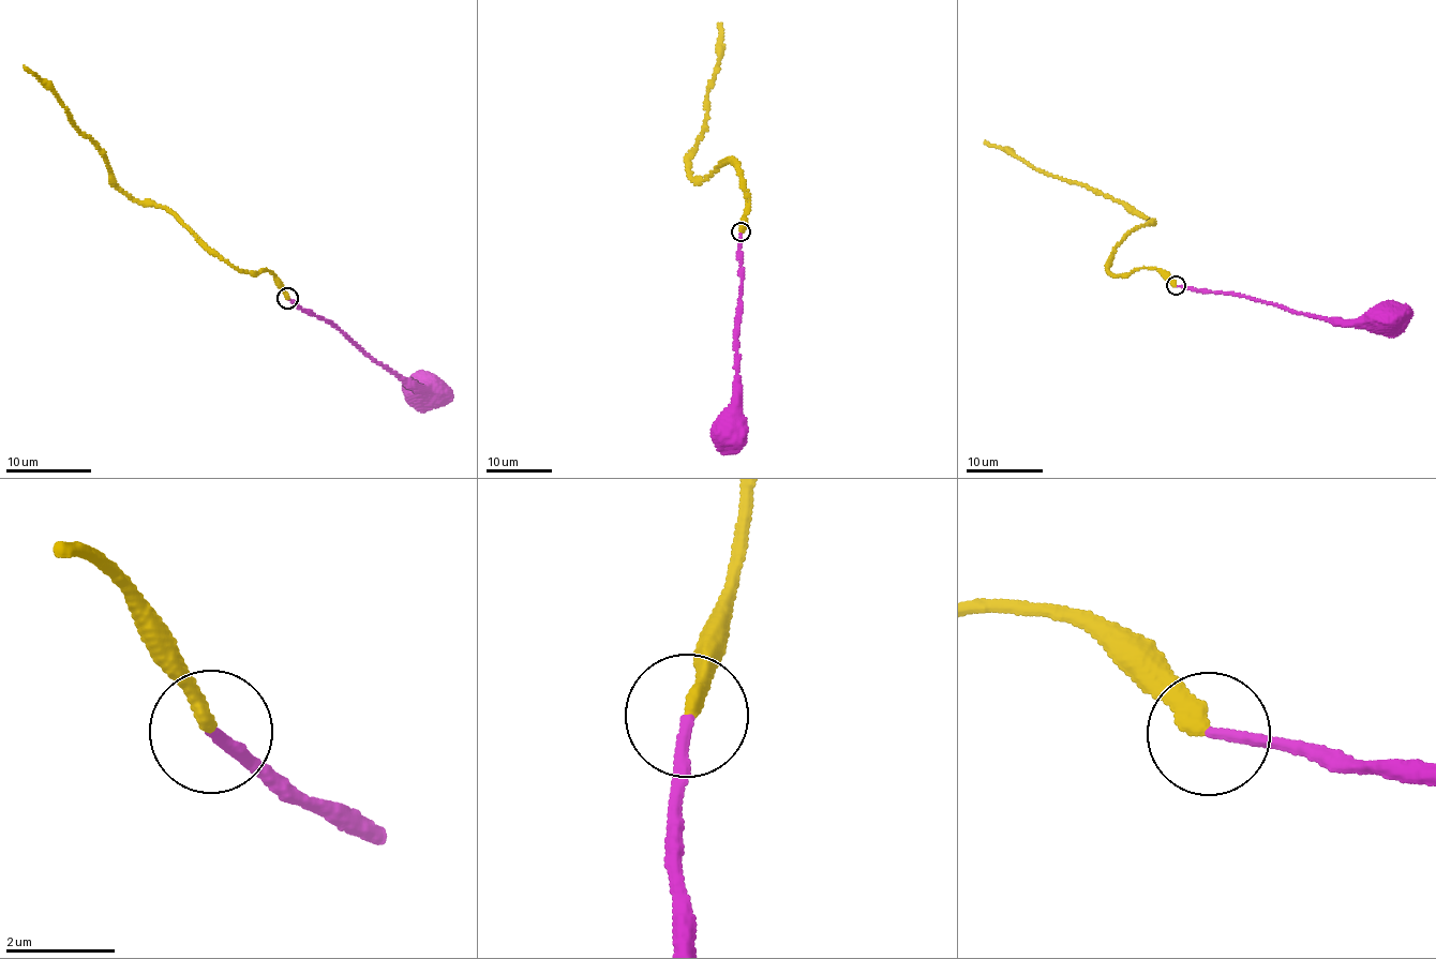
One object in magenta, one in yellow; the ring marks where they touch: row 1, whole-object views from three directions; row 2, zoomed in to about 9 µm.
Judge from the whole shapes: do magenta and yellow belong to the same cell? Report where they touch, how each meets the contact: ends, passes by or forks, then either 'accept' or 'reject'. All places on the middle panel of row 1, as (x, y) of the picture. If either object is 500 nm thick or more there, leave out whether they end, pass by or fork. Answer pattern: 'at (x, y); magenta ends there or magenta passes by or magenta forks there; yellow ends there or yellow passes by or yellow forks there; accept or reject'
at (741, 231); magenta ends there; yellow ends there; accept

